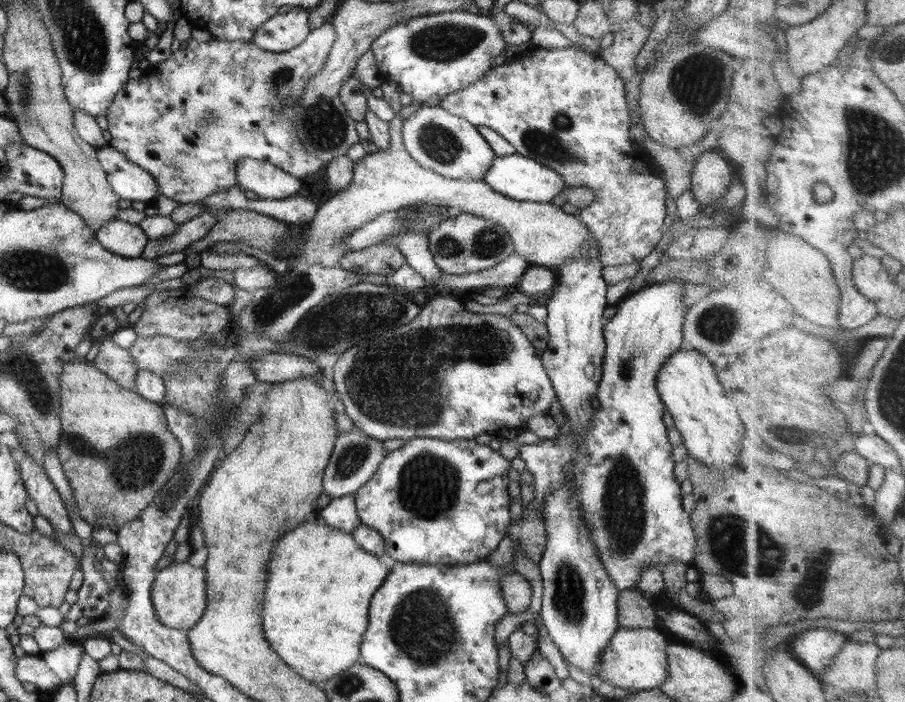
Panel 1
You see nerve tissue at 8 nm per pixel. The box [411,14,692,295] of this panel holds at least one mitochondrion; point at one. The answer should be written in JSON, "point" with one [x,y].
{"point":[549,143]}

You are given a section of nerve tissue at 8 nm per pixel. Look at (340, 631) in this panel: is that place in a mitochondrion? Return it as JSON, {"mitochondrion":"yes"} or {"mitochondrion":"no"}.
{"mitochondrion":"no"}

